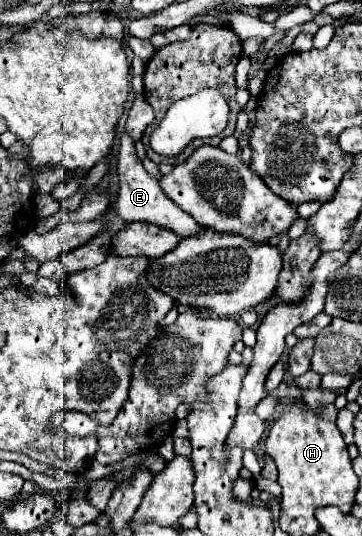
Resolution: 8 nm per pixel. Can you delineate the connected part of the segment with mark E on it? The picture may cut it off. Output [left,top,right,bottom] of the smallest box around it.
[115,129,201,237]

